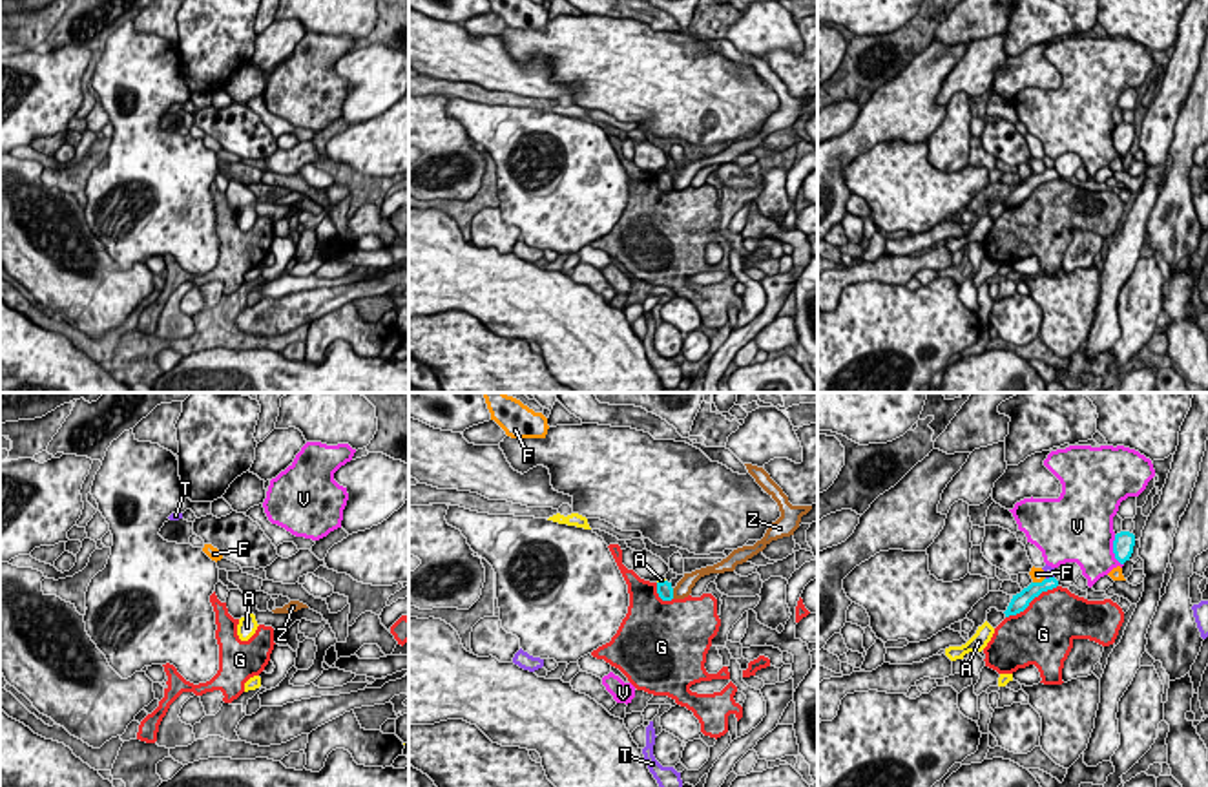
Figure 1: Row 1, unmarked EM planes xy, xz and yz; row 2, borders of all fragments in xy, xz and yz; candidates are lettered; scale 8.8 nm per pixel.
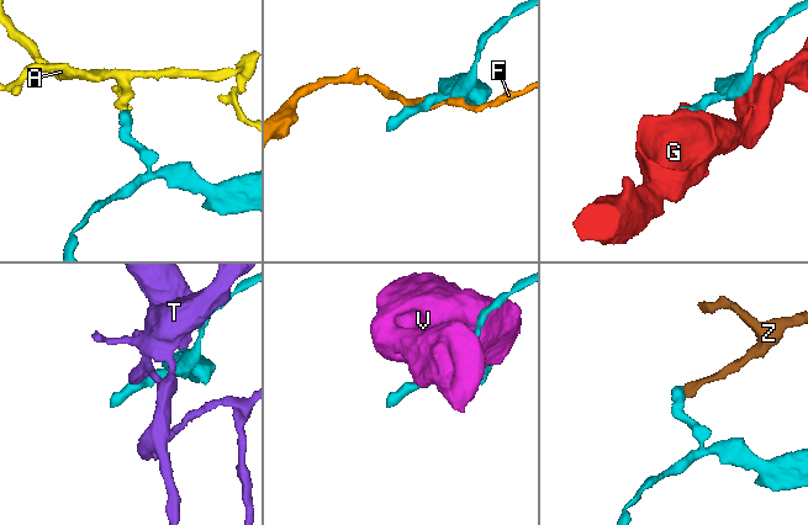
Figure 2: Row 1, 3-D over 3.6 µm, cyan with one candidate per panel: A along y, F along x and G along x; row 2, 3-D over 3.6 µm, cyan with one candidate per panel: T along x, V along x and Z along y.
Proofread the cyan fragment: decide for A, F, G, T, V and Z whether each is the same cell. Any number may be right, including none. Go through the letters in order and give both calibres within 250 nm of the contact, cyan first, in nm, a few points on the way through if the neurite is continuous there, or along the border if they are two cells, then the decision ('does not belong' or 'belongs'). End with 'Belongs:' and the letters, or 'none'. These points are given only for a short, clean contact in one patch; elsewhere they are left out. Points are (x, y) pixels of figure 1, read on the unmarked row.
A: 140 nm thick on the cyan side, 50 nm on the other; border along xz (665, 170), (657, 174); does not belong
F: 160 nm thick on the cyan side, 130 nm on the other; does not belong
G: 160 nm thick on the cyan side, 480 nm on the other; does not belong
T: 130 nm thick on the cyan side, 100 nm on the other; does not belong
V: 190 nm thick on the cyan side, 440 nm on the other; does not belong
Z: 140 nm thick on the cyan side, 140 nm on the other; does not belong
Belongs: none

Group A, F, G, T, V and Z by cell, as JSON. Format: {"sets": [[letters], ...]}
{"sets": [["A"], ["F"], ["G"], ["T"], ["V"], ["Z"]]}

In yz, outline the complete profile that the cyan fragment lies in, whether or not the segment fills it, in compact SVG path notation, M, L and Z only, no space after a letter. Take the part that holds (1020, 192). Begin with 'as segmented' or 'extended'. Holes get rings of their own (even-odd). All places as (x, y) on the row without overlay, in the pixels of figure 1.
as segmented | M1055 168L1044 170L1042 173L1031 173L1020 184L1013 186L1007 201L1004 203L1005 208L1024 203L1035 188L1057 177L1058 177L1058 172Z

